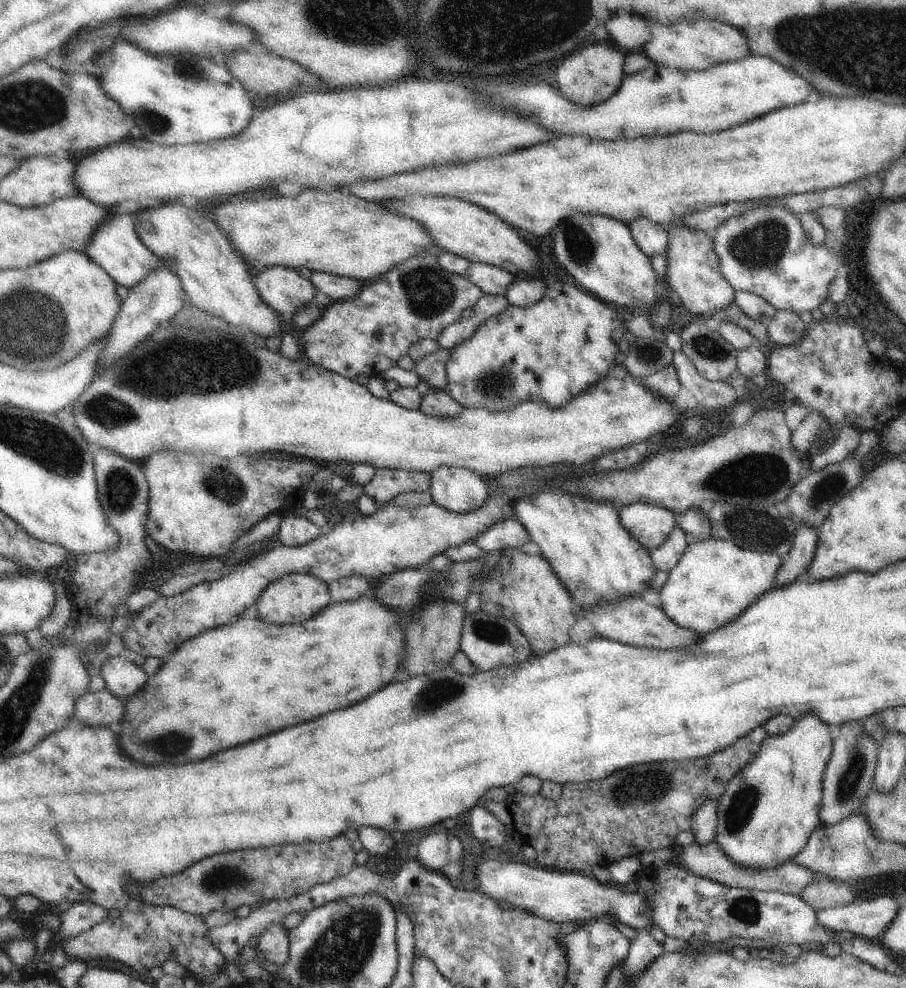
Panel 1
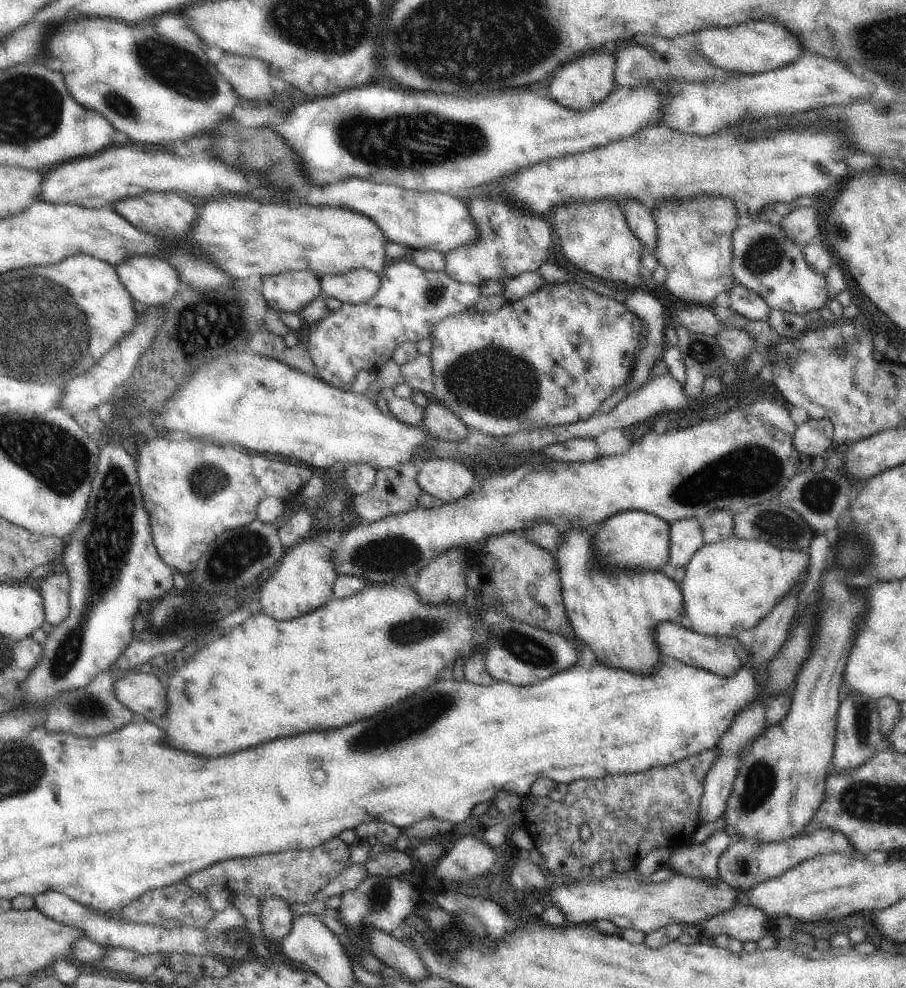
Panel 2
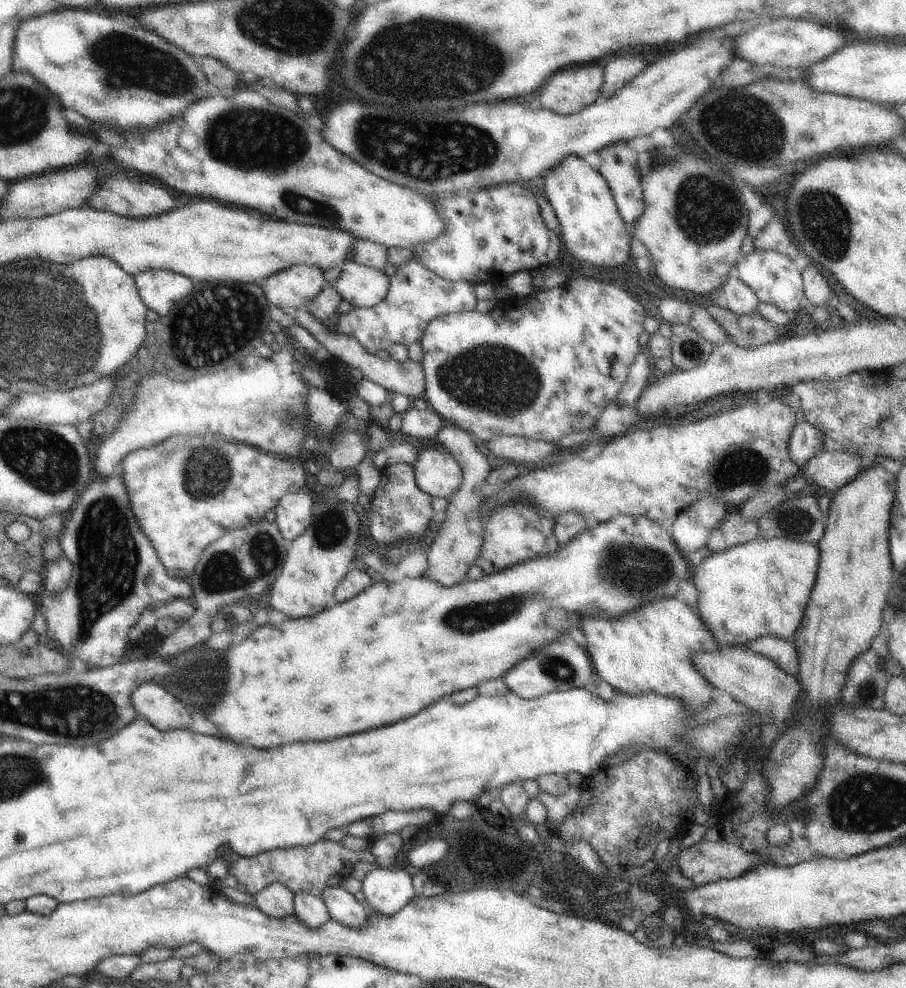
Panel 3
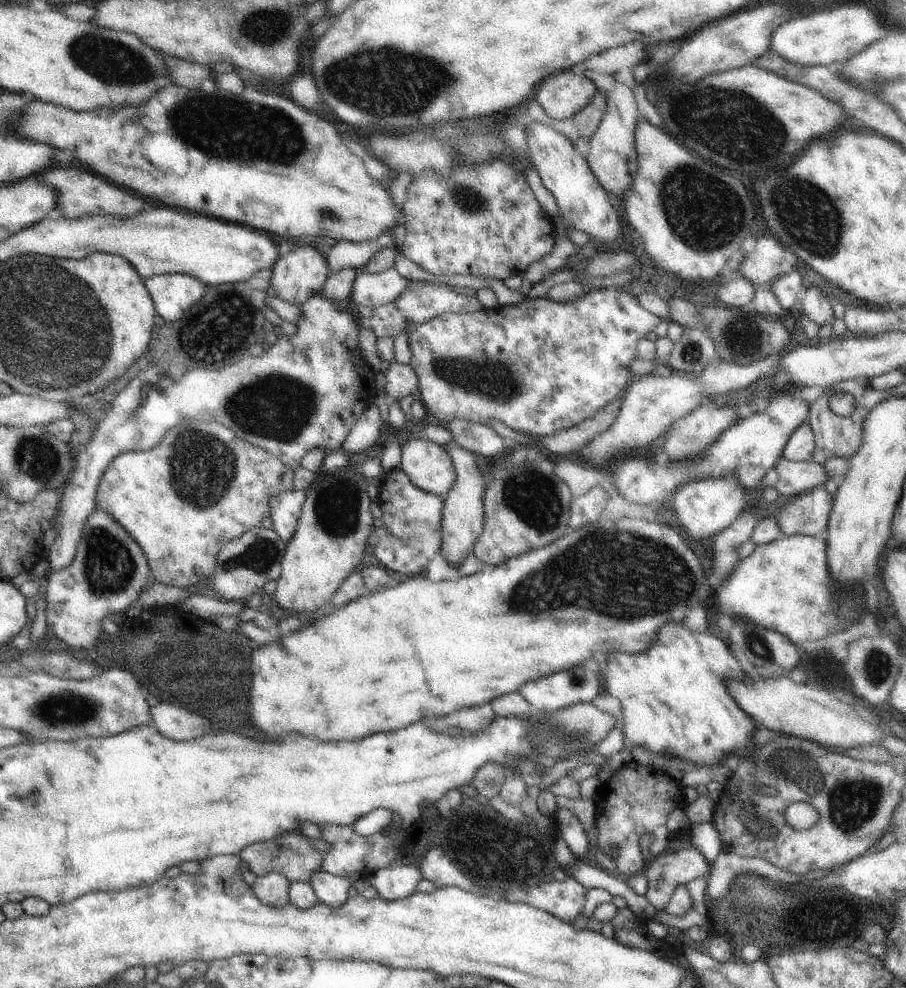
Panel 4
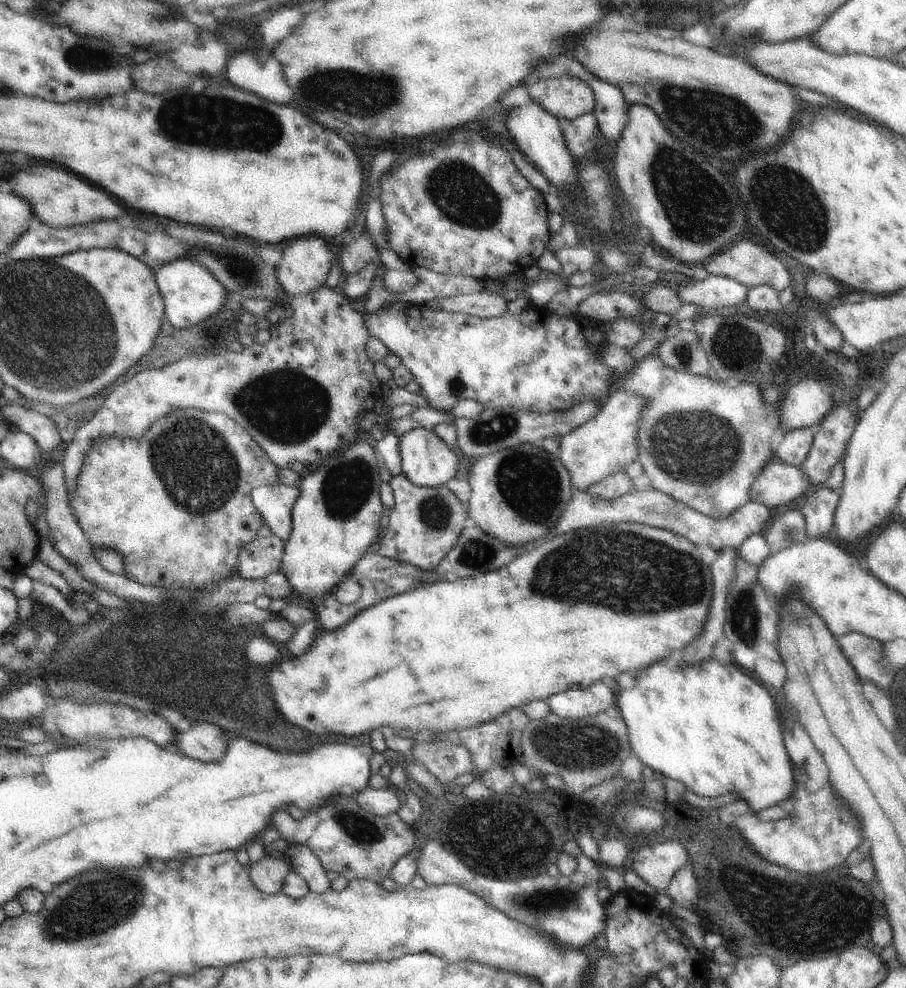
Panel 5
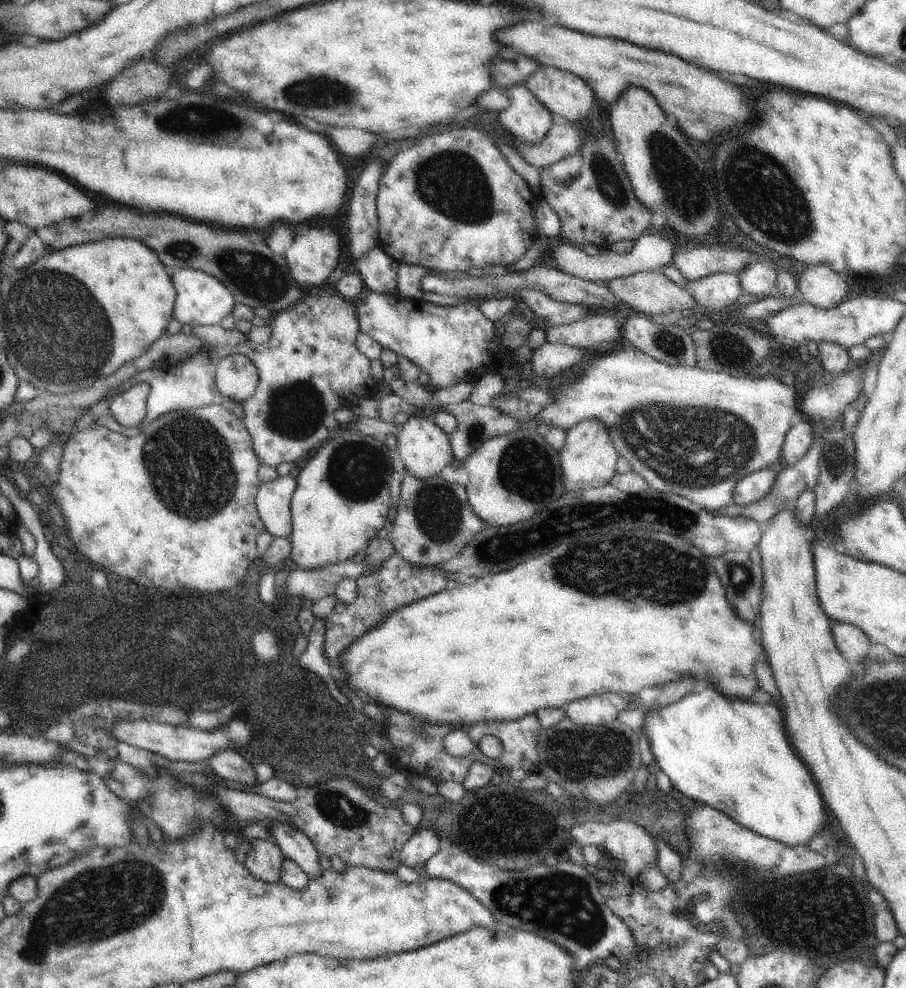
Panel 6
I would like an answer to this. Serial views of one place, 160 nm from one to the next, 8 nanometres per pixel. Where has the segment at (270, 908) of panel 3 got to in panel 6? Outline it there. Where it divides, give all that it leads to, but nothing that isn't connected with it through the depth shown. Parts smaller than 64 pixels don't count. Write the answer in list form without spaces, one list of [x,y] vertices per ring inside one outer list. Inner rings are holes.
[[[254,839],[247,852],[245,865],[256,878],[277,883],[281,880],[281,870],[285,860],[278,843],[274,843],[271,839]]]

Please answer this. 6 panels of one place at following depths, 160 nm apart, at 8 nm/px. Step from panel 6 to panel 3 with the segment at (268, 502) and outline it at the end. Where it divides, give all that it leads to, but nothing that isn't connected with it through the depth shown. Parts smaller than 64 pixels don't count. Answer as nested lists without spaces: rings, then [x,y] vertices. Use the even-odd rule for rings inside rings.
[[[307,489],[296,493],[286,494],[278,506],[276,512],[276,524],[284,541],[290,544],[294,541],[312,522],[312,500]]]

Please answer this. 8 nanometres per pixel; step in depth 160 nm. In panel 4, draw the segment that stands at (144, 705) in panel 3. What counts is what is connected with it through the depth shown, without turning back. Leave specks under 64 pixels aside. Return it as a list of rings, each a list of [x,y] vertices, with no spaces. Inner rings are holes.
[[[158,704],[152,710],[153,717],[152,728],[161,736],[172,738],[176,742],[182,740],[194,740],[204,736],[206,728],[210,728],[210,720],[190,714],[178,706],[170,704]]]

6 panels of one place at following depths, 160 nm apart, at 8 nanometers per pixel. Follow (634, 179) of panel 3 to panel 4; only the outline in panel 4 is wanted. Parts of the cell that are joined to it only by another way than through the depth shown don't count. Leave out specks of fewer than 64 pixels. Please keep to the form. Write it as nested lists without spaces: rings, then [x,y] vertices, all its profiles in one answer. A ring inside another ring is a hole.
[[[592,69],[584,72],[595,87],[601,93],[605,93],[607,109],[600,121],[597,131],[591,138],[591,149],[587,157],[587,163],[592,172],[601,182],[601,185],[609,192],[618,195],[620,202],[628,187],[631,187],[633,176],[637,169],[637,154],[635,149],[635,128],[638,122],[638,102],[634,92],[623,83],[620,83],[610,75],[601,75]]]

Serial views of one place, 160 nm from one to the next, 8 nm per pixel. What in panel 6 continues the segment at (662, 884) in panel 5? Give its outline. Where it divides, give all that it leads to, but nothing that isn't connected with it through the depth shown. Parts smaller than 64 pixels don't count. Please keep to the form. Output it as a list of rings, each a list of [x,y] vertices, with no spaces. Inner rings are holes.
[[[619,819],[610,821],[609,823],[599,823],[598,821],[586,821],[580,825],[576,825],[571,830],[573,840],[578,842],[582,848],[586,845],[596,845],[600,847],[606,854],[616,860],[625,861],[625,875],[627,877],[636,878],[637,874],[648,864],[657,865],[657,852],[655,849],[656,838],[648,833],[645,827],[641,827],[634,820]]]

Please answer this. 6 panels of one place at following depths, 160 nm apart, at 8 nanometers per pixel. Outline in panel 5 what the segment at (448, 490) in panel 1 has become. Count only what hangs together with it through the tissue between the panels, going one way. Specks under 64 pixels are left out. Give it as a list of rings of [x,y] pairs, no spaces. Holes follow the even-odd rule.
[[[420,427],[407,432],[404,436],[401,436],[399,448],[402,473],[416,486],[444,486],[448,480],[456,476],[460,464],[456,453],[444,440],[440,440],[433,430]]]

